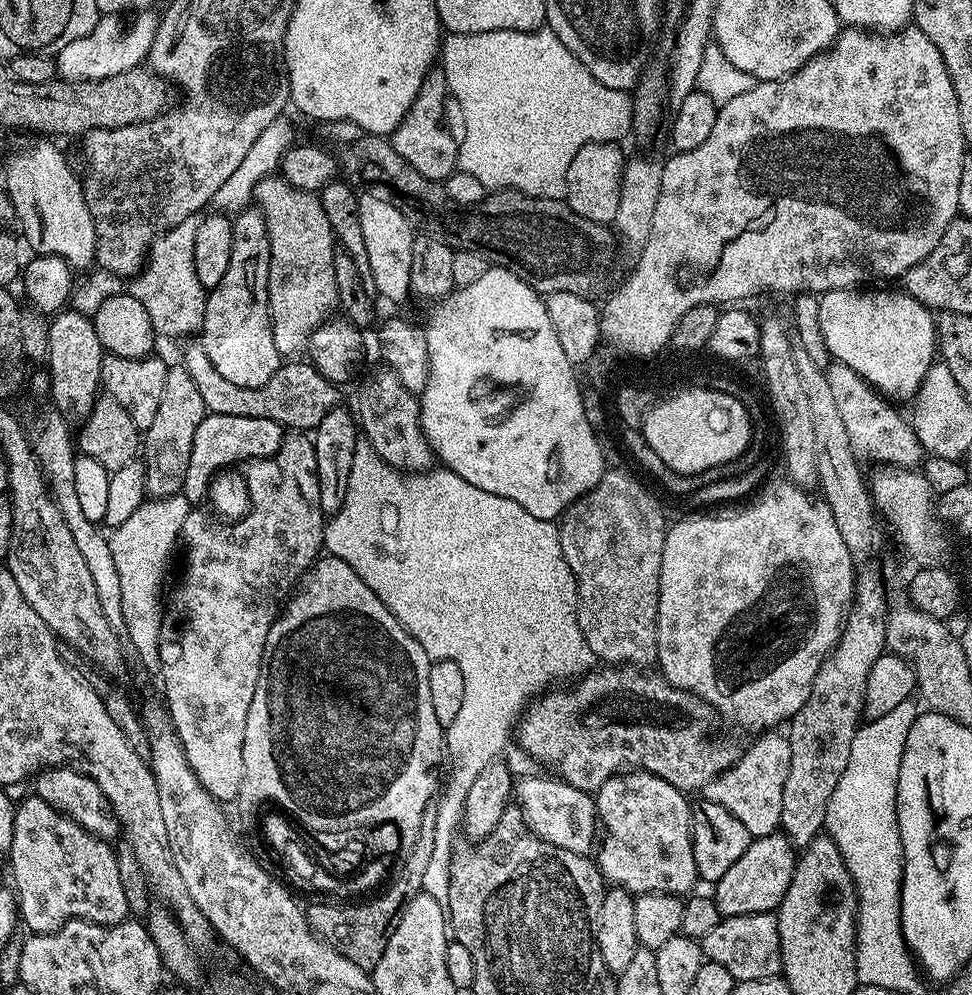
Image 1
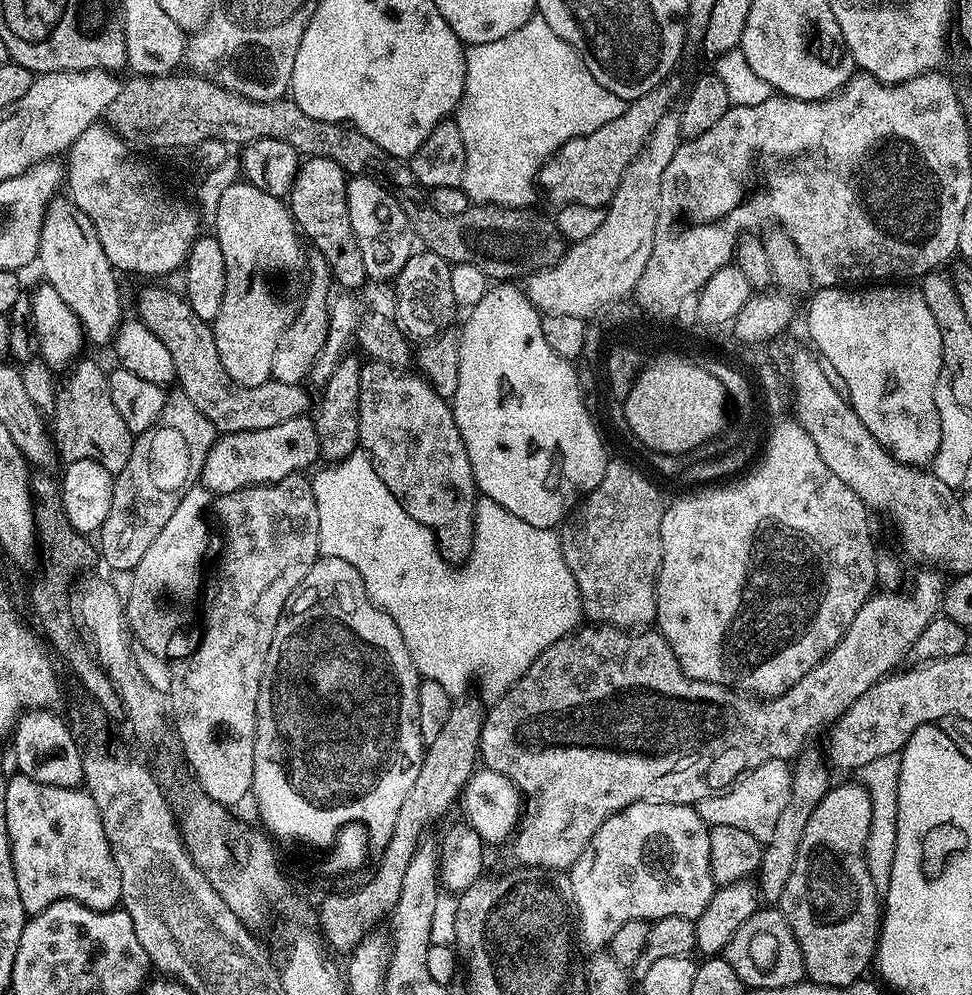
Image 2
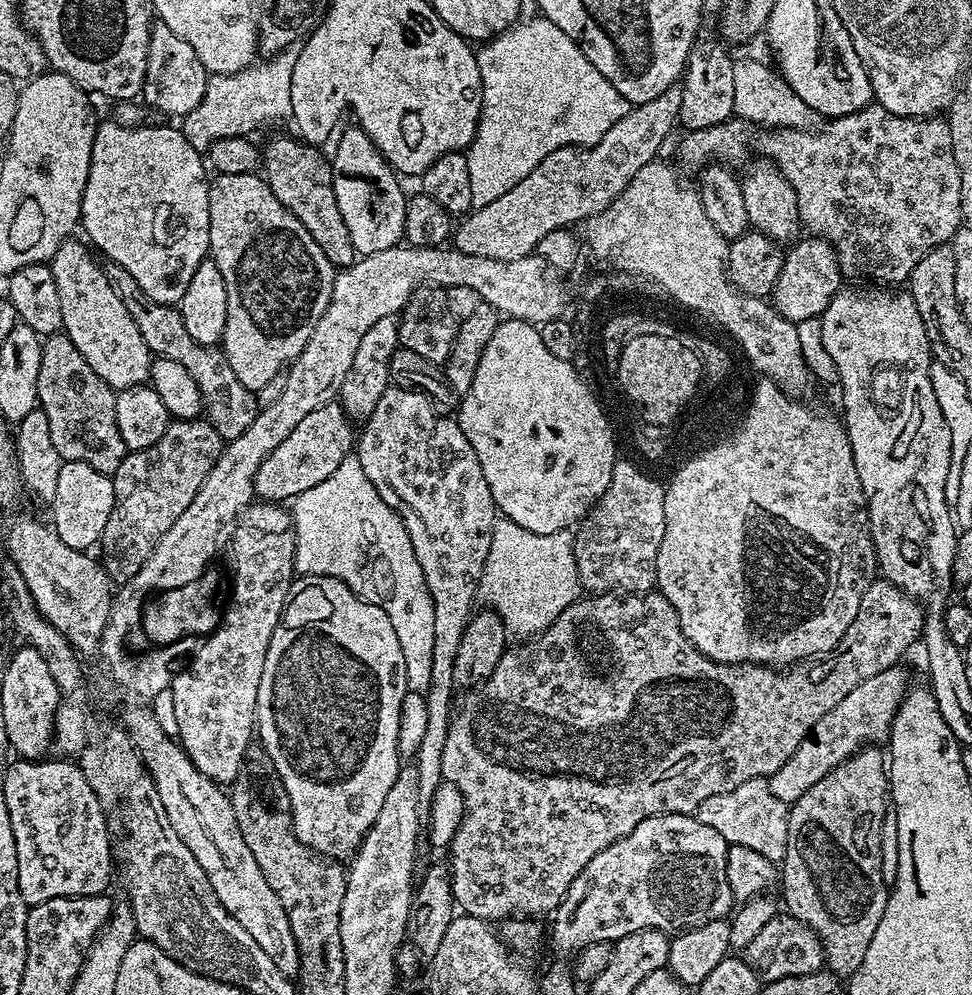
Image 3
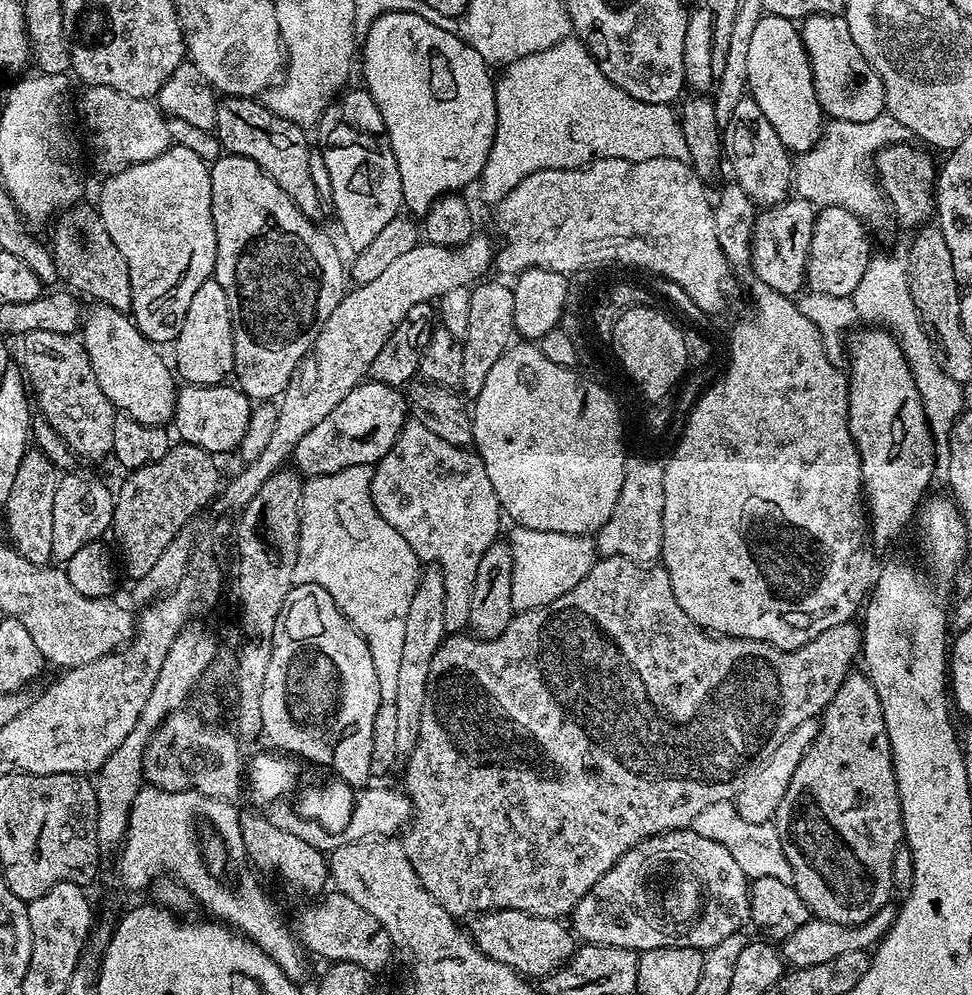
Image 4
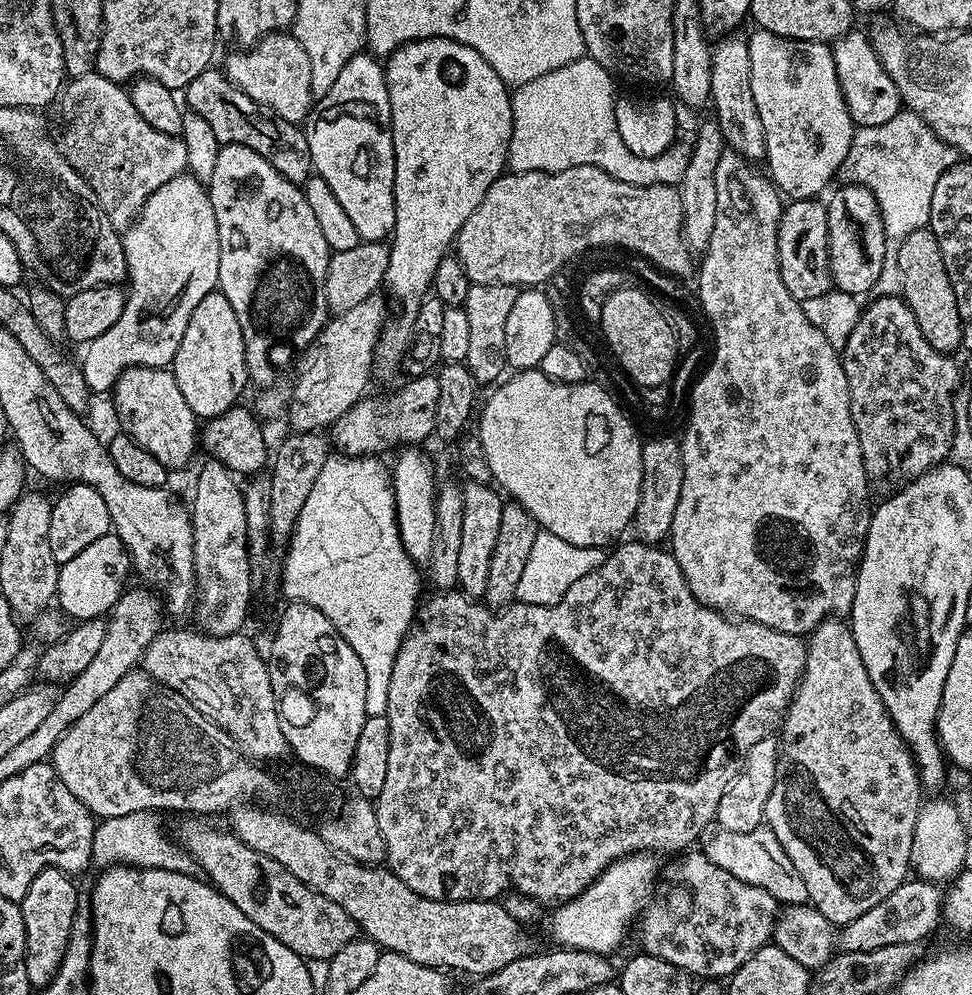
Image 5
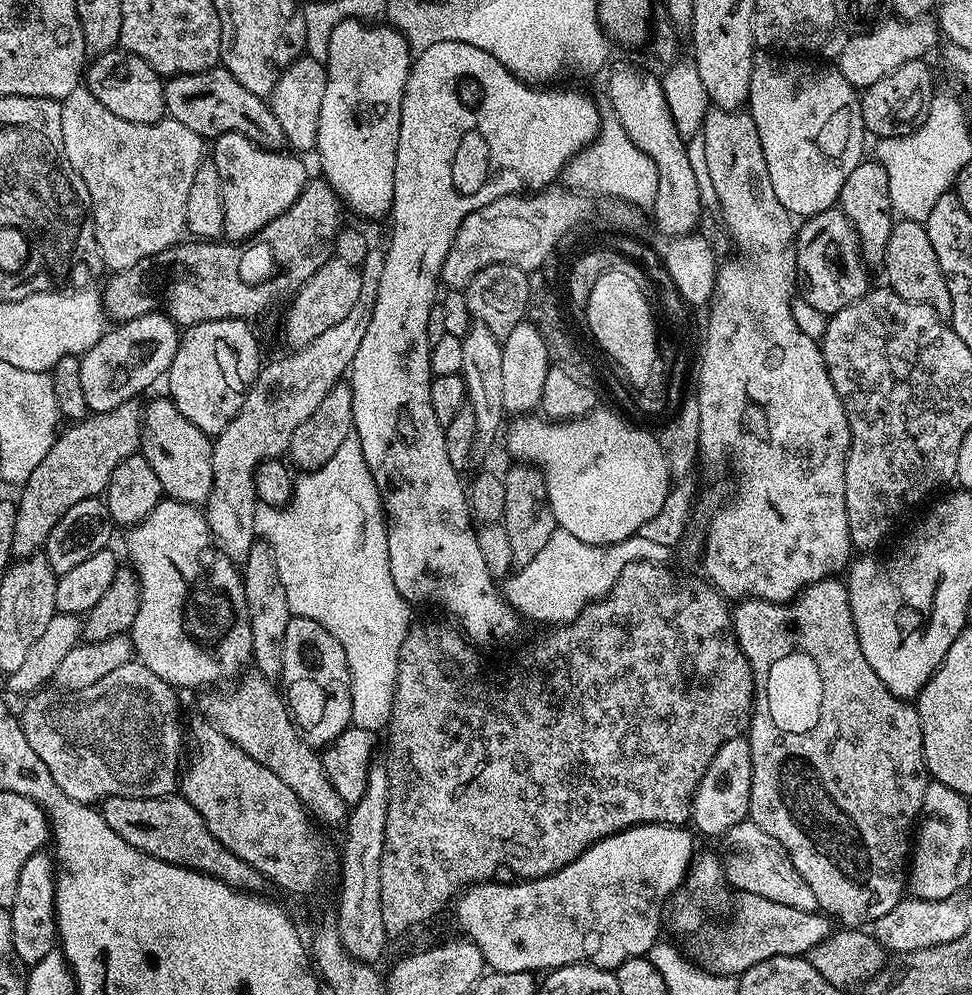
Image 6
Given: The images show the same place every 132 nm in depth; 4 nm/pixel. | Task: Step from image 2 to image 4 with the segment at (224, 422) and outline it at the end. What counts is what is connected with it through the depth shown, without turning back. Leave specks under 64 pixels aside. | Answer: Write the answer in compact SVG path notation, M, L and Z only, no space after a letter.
M85 202L77 203L67 209L55 221L56 229L50 241L53 262L57 266L57 274L61 281L73 293L85 292L93 296L93 301L108 304L114 310L128 314L132 311L132 287L130 286L130 270L122 250L114 246L110 234L106 234L106 226L100 217L99 207L92 208Z

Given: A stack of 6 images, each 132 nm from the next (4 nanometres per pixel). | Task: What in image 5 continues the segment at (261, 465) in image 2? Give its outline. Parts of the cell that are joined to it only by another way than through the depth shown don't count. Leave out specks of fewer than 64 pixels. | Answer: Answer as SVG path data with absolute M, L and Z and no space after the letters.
M435 374L413 376L389 396L365 395L353 408L346 410L342 418L331 425L330 440L346 456L376 456L387 448L420 446L427 436L436 430L438 414L438 378Z

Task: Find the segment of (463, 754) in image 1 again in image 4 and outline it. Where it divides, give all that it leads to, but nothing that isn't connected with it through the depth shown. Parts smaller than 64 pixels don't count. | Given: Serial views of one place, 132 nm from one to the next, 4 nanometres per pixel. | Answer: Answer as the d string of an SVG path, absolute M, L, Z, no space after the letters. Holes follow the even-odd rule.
M369 465L350 466L346 470L338 470L329 476L313 476L303 485L300 493L298 563L294 566L294 581L296 584L322 586L322 590L326 590L326 594L330 594L330 598L334 598L338 610L342 610L342 614L348 619L348 623L357 632L361 632L364 635L364 641L370 646L370 652L374 658L374 666L378 670L380 698L384 702L395 701L396 695L398 694L398 669L402 662L402 641L406 634L406 614L410 611L410 598L414 598L414 590L420 581L421 571L421 561L417 560L414 550L410 550L406 538L402 538L402 534L398 534L398 530L394 530L394 526L390 526L390 522L386 522L382 518L382 514L378 514L378 510L374 506L374 502L372 501L372 468ZM519 526L511 529L506 542L512 548L514 558L514 586L512 587L512 607L516 612L525 612L531 608L541 608L554 602L562 594L574 590L582 578L591 570L598 559L598 553L592 536L571 536L561 532L543 532Z

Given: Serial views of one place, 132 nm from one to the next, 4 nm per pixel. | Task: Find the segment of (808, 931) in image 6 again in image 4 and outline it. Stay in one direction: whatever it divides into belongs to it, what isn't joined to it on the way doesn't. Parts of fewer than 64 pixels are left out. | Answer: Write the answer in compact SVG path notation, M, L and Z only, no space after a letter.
M691 826L679 828L673 832L663 832L657 836L651 836L650 839L642 841L638 846L631 848L610 868L602 878L581 898L578 906L573 908L570 913L570 928L573 933L584 944L601 944L602 946L614 946L615 948L629 948L631 952L637 954L646 950L655 948L698 948L707 950L718 946L718 942L730 938L730 934L741 931L750 920L750 898L748 897L749 879L746 874L742 874L742 869L738 862L726 850L726 846L721 846L719 842L713 842L711 838L702 838L702 834L695 832Z

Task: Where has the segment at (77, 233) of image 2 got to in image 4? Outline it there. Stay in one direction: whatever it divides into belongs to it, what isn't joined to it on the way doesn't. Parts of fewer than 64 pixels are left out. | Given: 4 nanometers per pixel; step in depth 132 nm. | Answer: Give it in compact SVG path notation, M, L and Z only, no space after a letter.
M99 302L91 306L82 316L82 339L102 394L125 416L143 424L167 425L176 414L178 391L178 380L169 361L167 364L160 357L161 349L147 340L125 313Z

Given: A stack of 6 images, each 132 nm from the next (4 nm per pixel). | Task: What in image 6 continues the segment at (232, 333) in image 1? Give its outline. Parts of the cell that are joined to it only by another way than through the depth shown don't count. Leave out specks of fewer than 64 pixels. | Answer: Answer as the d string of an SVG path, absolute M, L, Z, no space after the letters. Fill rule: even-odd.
M227 132L215 137L210 148L210 162L218 166L222 178L222 210L224 211L224 236L232 242L243 242L278 218L302 194L310 179L308 168L301 157L281 150L271 152L260 148L250 138L237 132ZM292 155L292 156L287 156ZM300 159L300 160L299 160Z

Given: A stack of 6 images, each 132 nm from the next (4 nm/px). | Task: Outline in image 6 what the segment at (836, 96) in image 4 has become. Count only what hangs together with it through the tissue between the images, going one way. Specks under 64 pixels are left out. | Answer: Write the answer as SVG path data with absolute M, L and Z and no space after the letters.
M927 59L906 62L906 66L898 66L898 70L886 74L886 78L878 78L874 86L860 92L862 122L871 135L873 132L873 137L905 136L915 132L924 121L934 99L932 68L928 63Z

